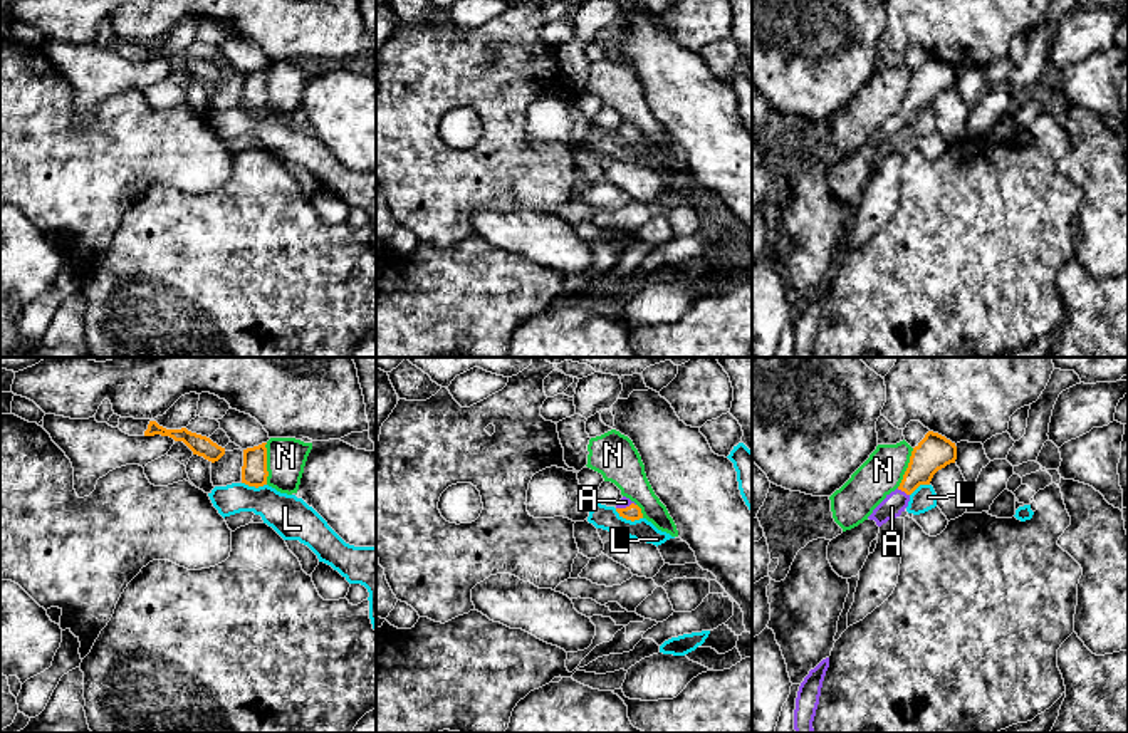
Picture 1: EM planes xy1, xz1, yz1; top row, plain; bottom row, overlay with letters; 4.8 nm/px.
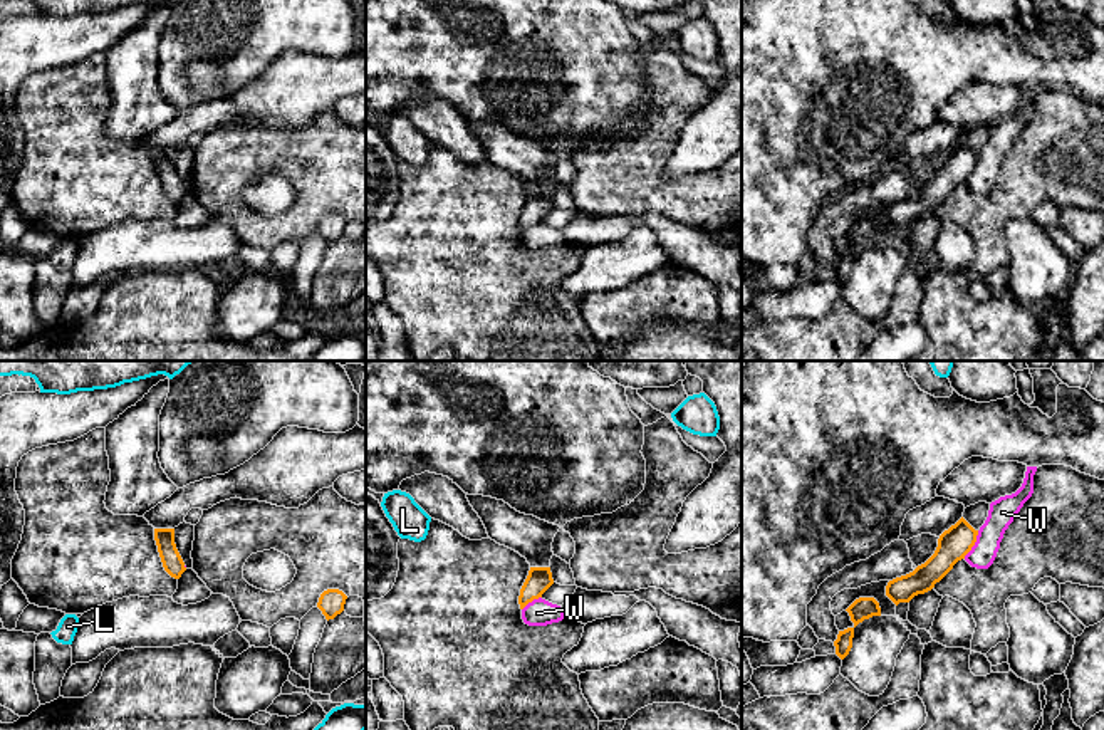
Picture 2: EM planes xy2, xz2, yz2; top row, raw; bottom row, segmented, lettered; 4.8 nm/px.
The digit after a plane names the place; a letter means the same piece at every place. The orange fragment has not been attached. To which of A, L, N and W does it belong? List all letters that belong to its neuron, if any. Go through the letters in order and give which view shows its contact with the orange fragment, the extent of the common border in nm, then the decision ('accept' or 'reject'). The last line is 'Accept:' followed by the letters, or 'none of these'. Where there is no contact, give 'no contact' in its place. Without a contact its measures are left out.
A: contact in yz1; length 70 nm; accept
L: contact in xz1; length 140 nm; reject
N: contact in xy1; length 200 nm; reject
W: contact in yz2; length 150 nm; reject
Accept: A

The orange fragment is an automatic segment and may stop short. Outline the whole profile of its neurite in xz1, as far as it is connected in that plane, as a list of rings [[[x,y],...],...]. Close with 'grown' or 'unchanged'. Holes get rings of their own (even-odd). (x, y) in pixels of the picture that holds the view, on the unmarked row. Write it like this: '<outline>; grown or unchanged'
[[[623,121],[618,126],[616,136],[619,138],[619,141],[631,144],[631,146],[643,143],[641,133],[626,121]]]; grown

